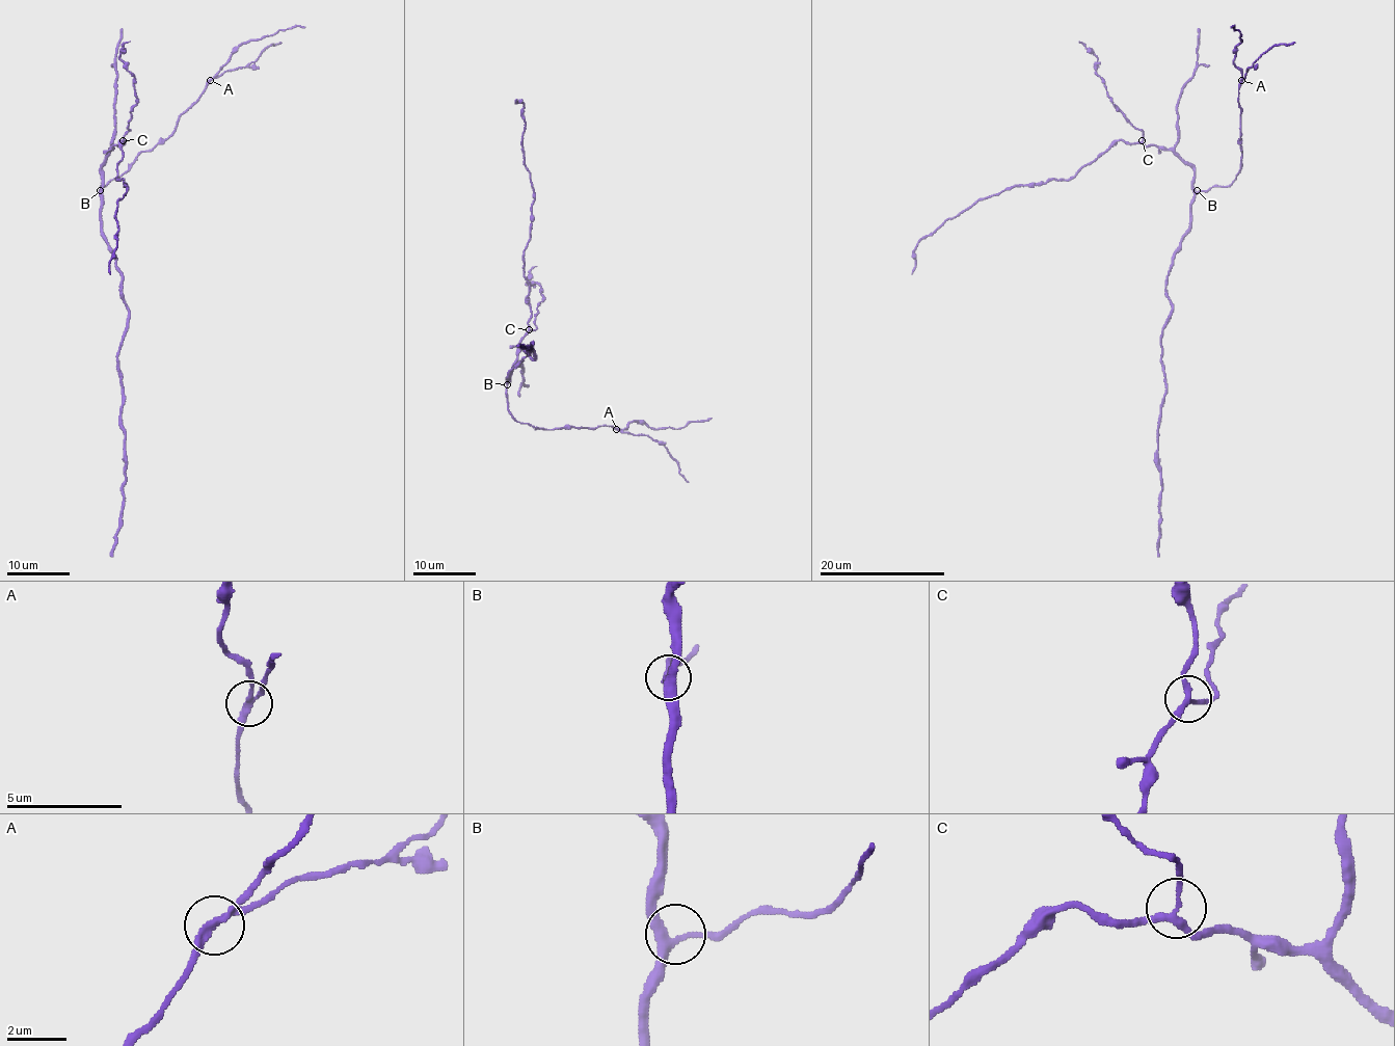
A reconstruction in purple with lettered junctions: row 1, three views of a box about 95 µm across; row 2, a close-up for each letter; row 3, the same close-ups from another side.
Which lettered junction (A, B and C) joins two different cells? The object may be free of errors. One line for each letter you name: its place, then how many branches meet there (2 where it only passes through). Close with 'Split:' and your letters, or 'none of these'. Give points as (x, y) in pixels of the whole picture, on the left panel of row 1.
Split: none of these

